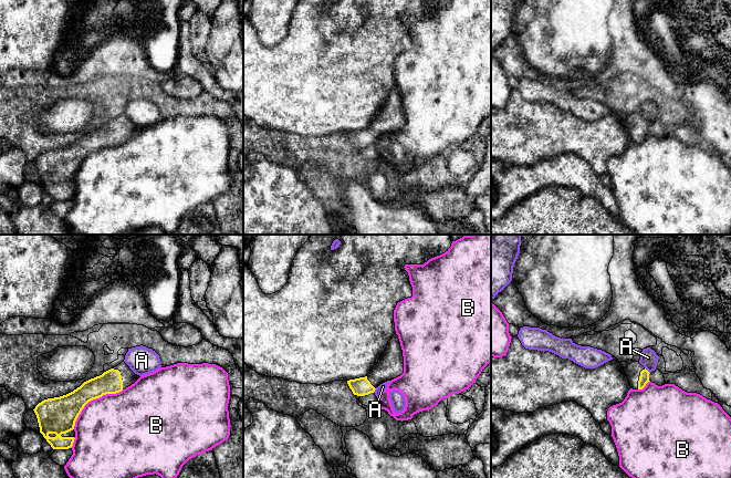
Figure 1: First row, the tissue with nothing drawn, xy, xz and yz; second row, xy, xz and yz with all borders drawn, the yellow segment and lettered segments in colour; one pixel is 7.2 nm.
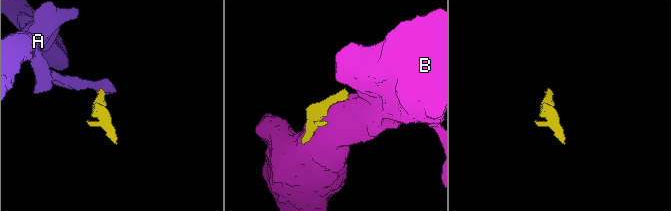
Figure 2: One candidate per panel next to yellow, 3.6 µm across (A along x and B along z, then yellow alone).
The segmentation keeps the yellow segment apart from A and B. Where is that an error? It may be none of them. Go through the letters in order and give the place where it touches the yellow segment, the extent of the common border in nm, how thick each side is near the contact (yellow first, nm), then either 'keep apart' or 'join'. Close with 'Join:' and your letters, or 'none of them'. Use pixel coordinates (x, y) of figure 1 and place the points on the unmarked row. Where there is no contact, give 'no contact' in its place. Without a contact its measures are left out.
A: yz (647, 123) | 60 nm | 80/130 nm | keep apart
B: xy (92, 152) | 460 nm | 240/480 nm | keep apart
Join: none of them

